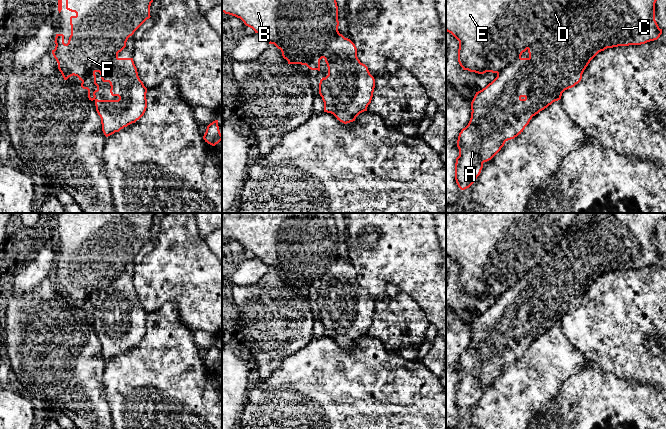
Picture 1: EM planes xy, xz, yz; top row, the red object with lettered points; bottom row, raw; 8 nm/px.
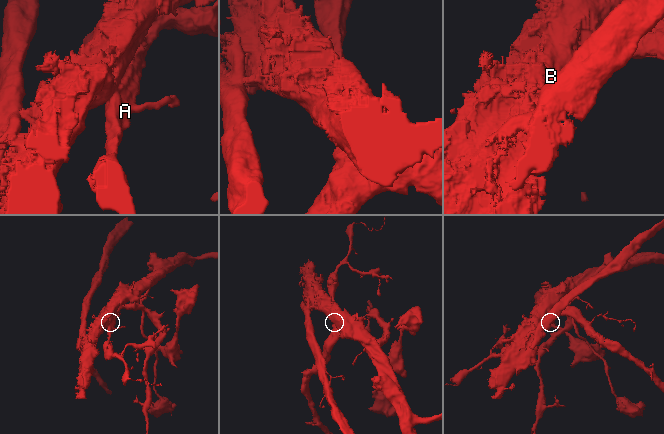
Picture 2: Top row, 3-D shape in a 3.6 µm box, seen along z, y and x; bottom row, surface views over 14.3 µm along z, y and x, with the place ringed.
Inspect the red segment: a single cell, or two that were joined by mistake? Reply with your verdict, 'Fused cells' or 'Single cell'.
Fused cells

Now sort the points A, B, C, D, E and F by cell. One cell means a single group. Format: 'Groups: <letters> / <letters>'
Groups: A C / B D E F

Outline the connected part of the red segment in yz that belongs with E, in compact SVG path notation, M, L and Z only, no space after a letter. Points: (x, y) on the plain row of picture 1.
M446 213L446 255L459 265L458 286L463 294L484 298L486 296L500 297L508 289L517 286L529 270L535 266L547 253L549 247L559 244L564 231L573 223L573 219L583 213Z

